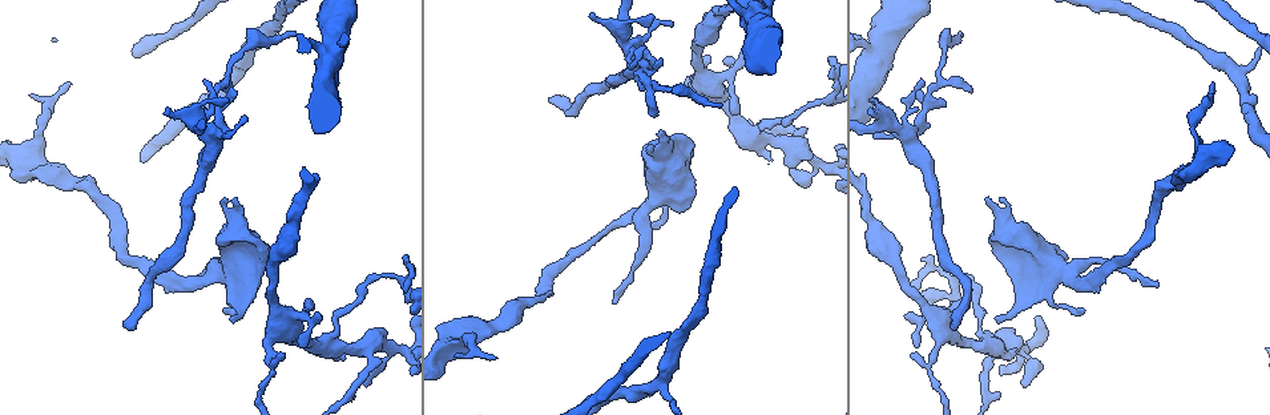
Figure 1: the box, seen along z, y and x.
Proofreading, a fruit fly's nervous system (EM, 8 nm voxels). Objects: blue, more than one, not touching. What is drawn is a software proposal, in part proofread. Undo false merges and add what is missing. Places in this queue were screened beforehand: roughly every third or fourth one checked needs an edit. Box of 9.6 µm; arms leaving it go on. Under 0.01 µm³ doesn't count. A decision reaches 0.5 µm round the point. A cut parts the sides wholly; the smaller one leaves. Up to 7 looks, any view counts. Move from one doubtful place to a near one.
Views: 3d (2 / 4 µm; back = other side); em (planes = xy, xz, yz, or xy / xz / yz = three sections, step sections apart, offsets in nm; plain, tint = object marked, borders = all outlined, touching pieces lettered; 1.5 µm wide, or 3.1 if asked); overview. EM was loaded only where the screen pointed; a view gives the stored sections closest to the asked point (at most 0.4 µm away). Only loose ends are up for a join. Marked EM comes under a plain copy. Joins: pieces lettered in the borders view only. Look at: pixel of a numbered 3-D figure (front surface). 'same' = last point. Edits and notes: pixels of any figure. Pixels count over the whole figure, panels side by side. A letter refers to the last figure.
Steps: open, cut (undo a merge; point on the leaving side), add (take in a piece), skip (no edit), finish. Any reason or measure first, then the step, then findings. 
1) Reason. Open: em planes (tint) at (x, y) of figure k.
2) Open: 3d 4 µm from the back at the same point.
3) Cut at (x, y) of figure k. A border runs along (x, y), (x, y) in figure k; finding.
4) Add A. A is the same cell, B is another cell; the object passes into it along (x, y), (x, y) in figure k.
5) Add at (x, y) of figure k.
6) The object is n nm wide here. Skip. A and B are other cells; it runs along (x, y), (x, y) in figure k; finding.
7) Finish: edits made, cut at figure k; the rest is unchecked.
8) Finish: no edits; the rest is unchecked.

End of a long branch. Open: em planes (borders) at (130, 330) of figure 1.

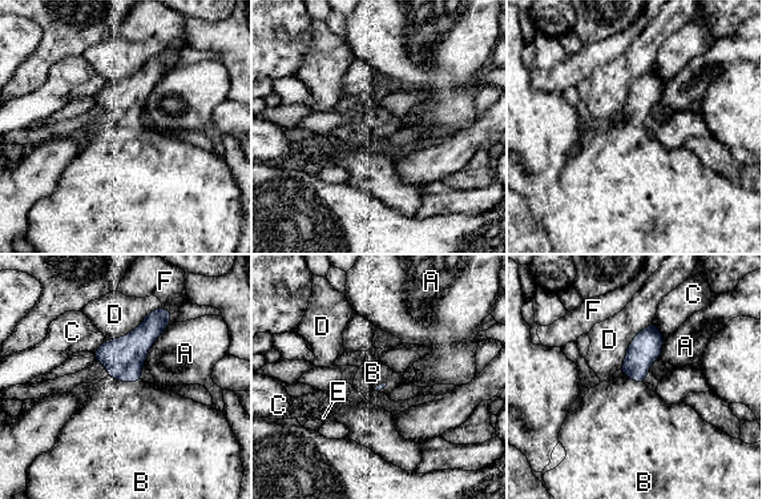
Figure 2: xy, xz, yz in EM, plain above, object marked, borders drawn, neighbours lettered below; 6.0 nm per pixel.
The longest contact is with D, 400 nm. Add B. B is the same cell, A, C, D, E and F are other cells; it goes on there.

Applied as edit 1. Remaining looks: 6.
An open end. Open: em xz step 8 (borders) at (233, 323) of figure 1.

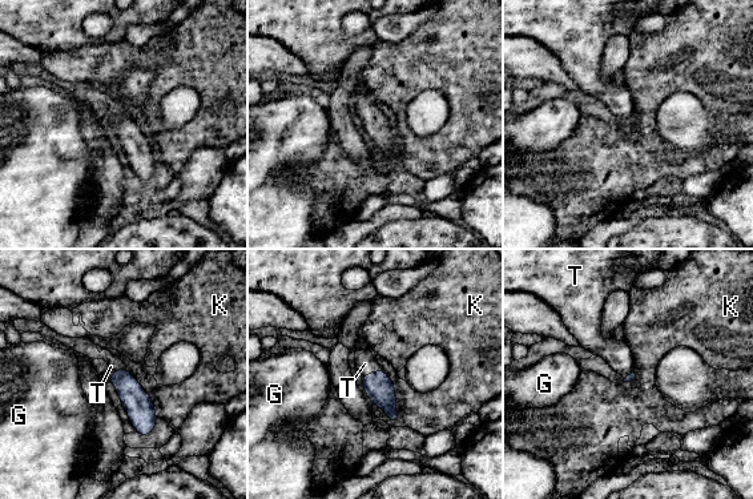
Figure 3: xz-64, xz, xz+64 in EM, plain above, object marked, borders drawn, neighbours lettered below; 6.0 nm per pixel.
Cut it another way. Open: em planes (borders) at the same point.

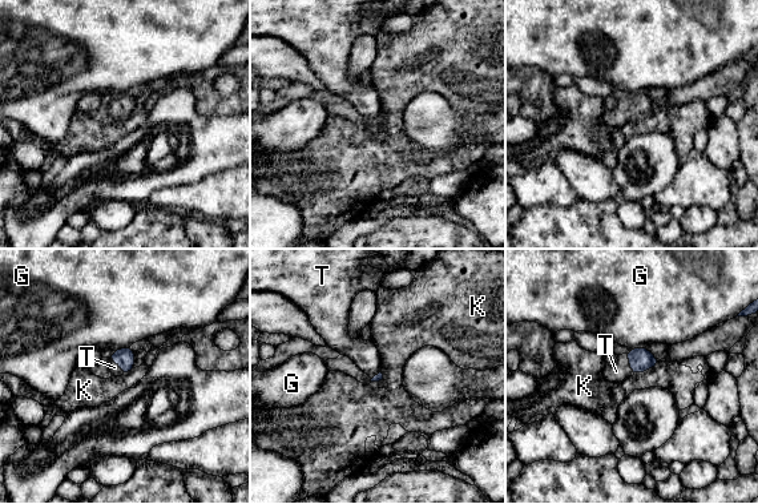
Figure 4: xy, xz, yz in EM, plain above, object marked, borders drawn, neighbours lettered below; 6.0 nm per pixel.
Add T. T is the same cell, G and K are other cells; it goes on there.

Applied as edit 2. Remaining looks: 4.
Finish: edits made, add at figure 2, add at figure 4; the rest is unchecked.

